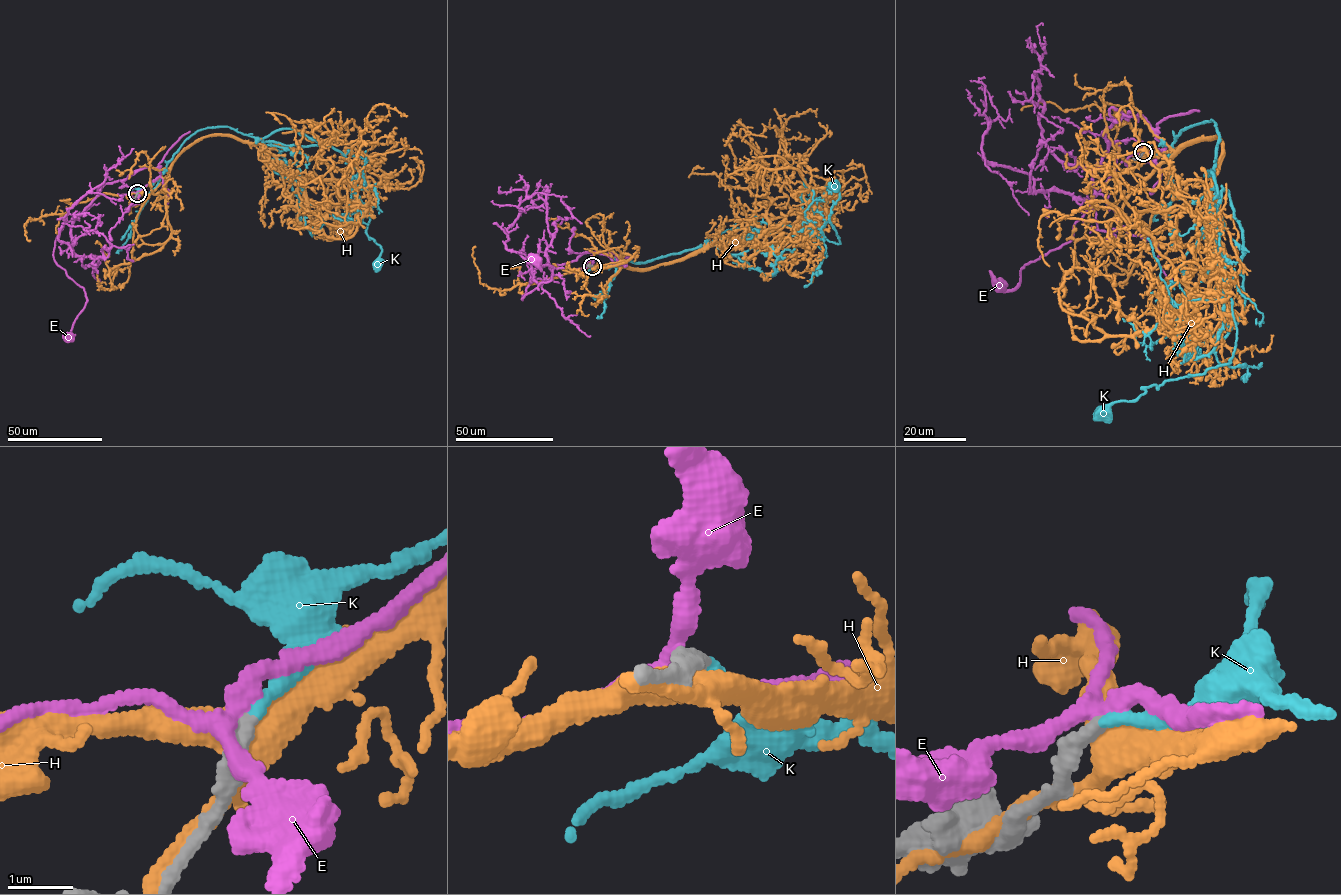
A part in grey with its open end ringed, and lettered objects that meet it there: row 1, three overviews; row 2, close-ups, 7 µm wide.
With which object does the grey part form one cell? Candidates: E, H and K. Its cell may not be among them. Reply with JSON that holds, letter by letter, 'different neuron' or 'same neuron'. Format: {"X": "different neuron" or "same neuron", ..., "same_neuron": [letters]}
{"E": "different neuron", "H": "different neuron", "K": "same neuron", "same_neuron": ["K"]}

